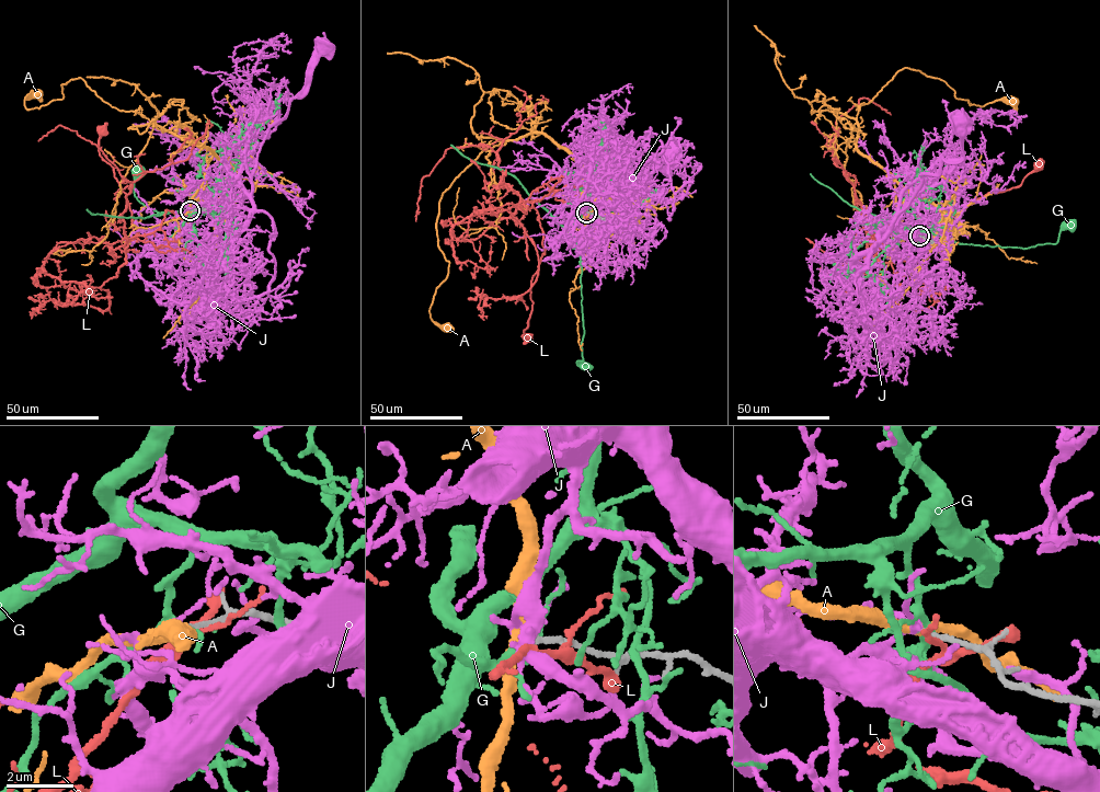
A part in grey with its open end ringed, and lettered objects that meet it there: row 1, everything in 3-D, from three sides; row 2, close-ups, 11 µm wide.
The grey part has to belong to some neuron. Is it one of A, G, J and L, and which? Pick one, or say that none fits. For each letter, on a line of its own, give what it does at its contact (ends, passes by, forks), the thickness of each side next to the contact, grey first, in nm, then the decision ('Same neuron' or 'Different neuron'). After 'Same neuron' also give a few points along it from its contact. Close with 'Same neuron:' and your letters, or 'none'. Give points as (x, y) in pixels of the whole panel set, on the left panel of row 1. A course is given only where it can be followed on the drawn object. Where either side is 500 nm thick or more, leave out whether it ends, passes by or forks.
A: It passes by. Thickness 190 nm (grey) against 320 nm. Different neuron
G: It forks there. Thickness 200 nm (grey) against 160 nm. Different neuron
J: It forks there. Thickness 190 nm (grey) against 140 nm. Different neuron
L: It forks there. Thickness 240 nm (grey) against 180 nm. Different neuron
Same neuron: none

